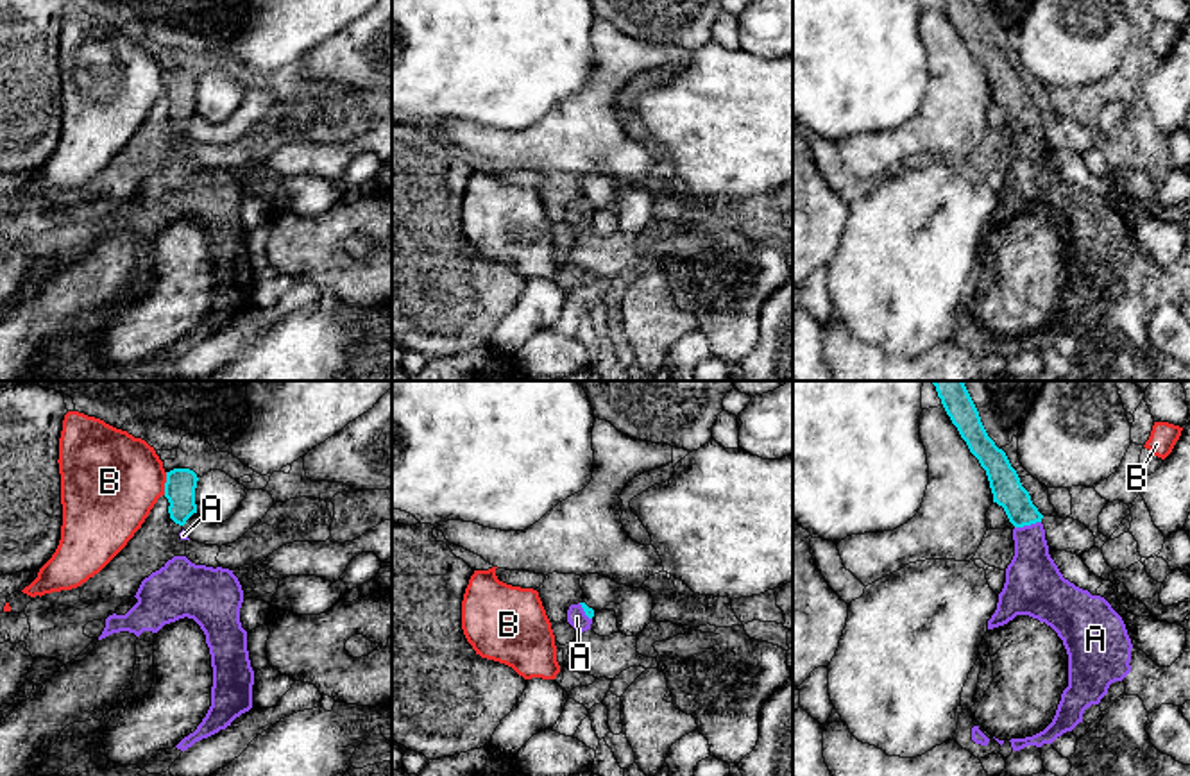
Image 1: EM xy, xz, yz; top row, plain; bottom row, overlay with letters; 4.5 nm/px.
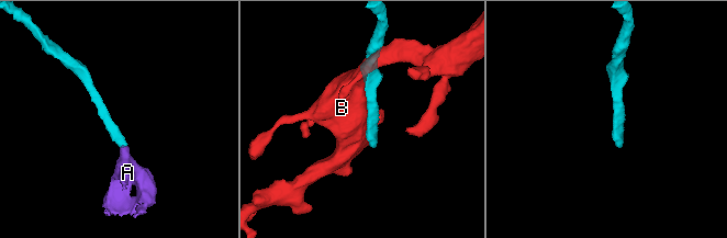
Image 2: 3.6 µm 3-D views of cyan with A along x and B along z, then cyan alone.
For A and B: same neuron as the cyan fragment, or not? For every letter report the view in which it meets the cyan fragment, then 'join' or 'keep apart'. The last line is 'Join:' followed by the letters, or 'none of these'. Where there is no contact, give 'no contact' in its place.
A: meets cyan in yz; join
B: meets cyan in xy; keep apart
Join: A

